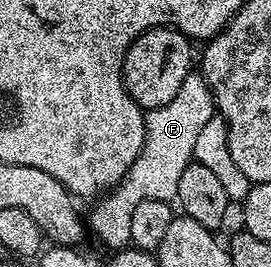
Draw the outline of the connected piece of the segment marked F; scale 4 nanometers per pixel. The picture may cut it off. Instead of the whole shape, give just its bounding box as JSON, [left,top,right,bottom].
[88,71,216,250]

